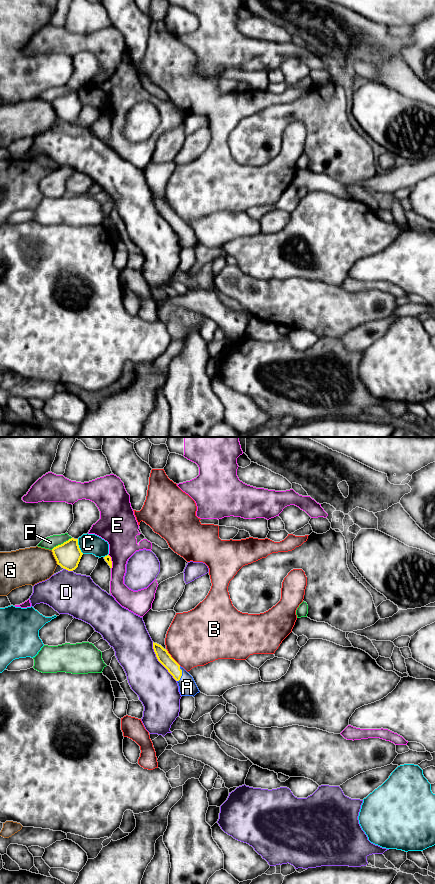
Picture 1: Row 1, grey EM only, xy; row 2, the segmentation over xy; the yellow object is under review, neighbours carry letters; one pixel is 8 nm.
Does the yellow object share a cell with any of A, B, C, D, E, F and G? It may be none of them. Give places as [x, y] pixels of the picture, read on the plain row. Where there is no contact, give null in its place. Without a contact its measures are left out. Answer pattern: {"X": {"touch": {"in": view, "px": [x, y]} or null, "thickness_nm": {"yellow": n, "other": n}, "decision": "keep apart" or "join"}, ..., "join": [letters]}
{"A": {"touch": {"in": "xy", "px": [181, 226]}, "thickness_nm": {"yellow": 100, "other": 140}, "decision": "join"}, "B": {"touch": {"in": "xy", "px": [172, 210]}, "thickness_nm": {"yellow": 100, "other": 440}, "decision": "keep apart"}, "C": {"touch": {"in": "xy", "px": [78, 98]}, "thickness_nm": {"yellow": 200, "other": 160}, "decision": "keep apart"}, "D": {"touch": {"in": "xy", "px": [159, 213]}, "thickness_nm": {"yellow": 100, "other": 320}, "decision": "keep apart"}, "E": {"touch": {"in": "xy", "px": [111, 113]}, "thickness_nm": {"yellow": 50, "other": 260}, "decision": "keep apart"}, "F": {"touch": {"in": "xy", "px": [61, 96]}, "thickness_nm": {"yellow": 200, "other": 100}, "decision": "keep apart"}, "G": {"touch": {"in": "xy", "px": [54, 108]}, "thickness_nm": {"yellow": 200, "other": 300}, "decision": "keep apart"}, "join": ["A"]}

